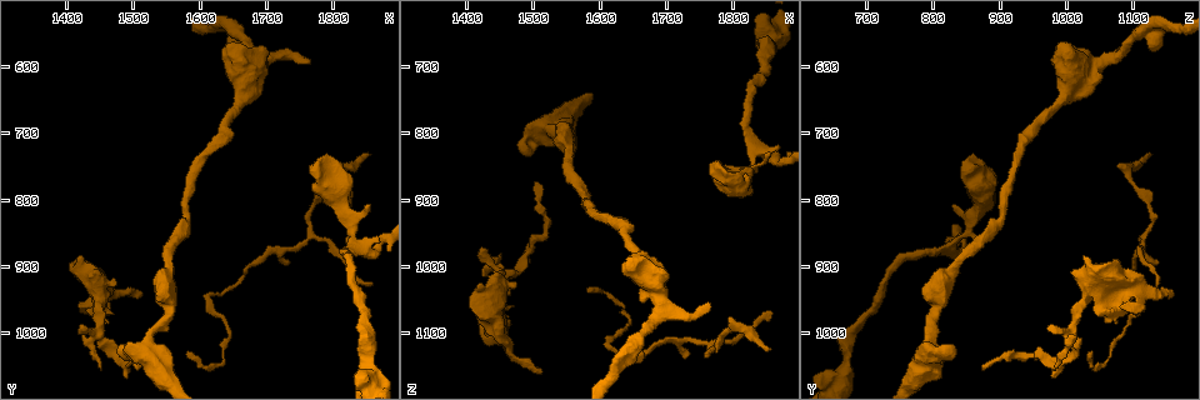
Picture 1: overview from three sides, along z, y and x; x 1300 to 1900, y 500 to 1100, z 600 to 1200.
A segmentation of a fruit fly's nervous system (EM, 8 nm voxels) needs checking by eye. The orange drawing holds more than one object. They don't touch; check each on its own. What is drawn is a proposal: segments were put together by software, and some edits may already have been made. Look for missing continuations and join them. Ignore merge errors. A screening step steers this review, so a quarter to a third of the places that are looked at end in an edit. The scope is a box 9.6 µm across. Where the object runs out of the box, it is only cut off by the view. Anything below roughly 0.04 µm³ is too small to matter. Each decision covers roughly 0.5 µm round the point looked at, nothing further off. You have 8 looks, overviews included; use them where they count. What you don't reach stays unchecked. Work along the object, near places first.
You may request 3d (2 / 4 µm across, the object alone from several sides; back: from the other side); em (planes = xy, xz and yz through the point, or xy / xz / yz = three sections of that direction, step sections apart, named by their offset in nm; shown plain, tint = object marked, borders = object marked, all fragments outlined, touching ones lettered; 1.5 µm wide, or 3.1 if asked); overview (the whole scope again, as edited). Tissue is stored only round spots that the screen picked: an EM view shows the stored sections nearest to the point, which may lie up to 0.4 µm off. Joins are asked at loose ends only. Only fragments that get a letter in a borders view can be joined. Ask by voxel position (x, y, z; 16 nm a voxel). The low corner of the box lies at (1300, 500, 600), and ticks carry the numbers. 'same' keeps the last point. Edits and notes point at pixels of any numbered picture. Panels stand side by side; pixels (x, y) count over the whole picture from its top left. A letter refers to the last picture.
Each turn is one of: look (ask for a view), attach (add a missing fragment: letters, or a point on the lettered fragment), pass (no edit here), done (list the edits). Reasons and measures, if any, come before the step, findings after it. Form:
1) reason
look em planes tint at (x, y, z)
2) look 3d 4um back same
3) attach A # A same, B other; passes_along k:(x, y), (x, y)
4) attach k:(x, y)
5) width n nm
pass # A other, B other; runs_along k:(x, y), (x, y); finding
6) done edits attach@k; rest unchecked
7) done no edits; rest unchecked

branch stops here
look em yz step 4 borders at (1855, 925, 1070)

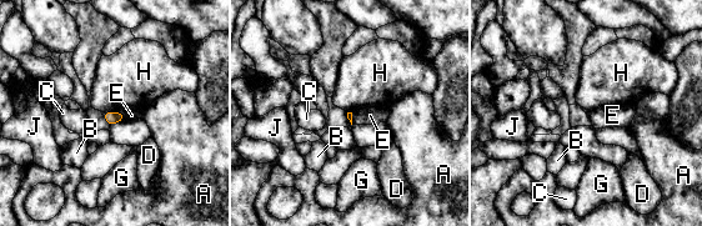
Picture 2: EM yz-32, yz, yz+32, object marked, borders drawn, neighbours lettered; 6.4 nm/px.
pass # A other, B other, C other, D other, E other, G other, H other, J other; border 2:(124, 111), (104, 112); no lettered fragment goes on from it

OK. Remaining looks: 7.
tapers out
look em planes borders at (1730, 895, 1140)

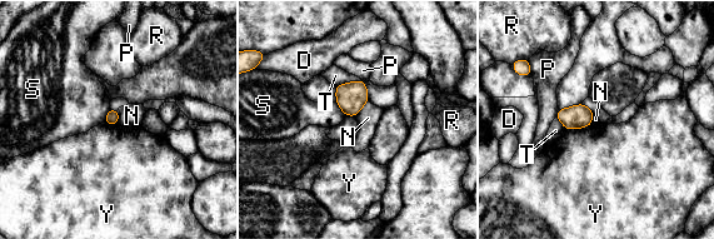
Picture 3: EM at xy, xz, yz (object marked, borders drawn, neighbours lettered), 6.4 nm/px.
longest_contact Y 190 nm
pass # D other, N other, P other, R other, S other, T other, Y other; border 3:(368, 100), (355, 116); no lettered fragment goes on from it

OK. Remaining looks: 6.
an open end
look 3d 4um at (1510, 945, 1160)

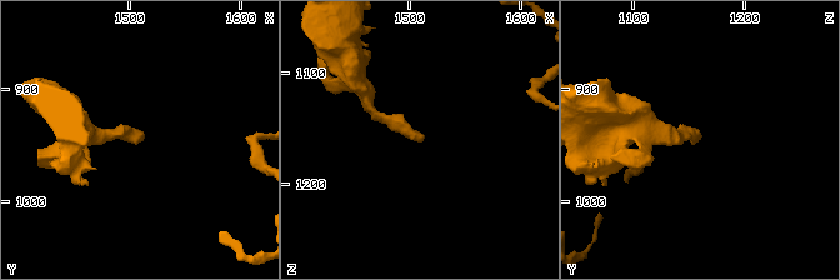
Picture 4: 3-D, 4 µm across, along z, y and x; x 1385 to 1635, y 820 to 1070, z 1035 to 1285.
look em xz step 8 tint at (1510, 944, 1160)

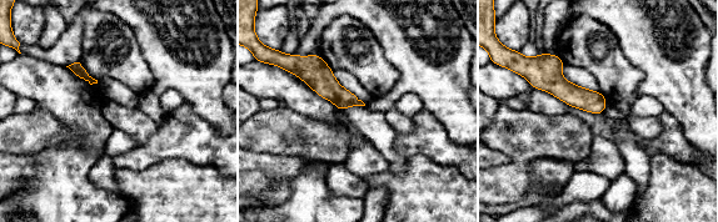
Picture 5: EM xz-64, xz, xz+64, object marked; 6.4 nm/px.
another direction
look em planes borders same

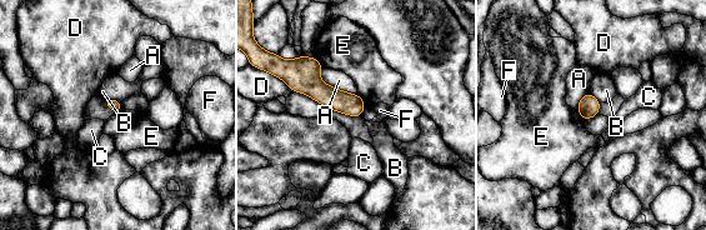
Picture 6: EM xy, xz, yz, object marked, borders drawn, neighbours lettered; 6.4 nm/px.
longest_contact D 380 nm
pass # A other, B other, C other, D other, E other, F other; border 6:(366, 105), (361, 115); none of them fits

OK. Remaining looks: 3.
done no edits; rest unchecked

